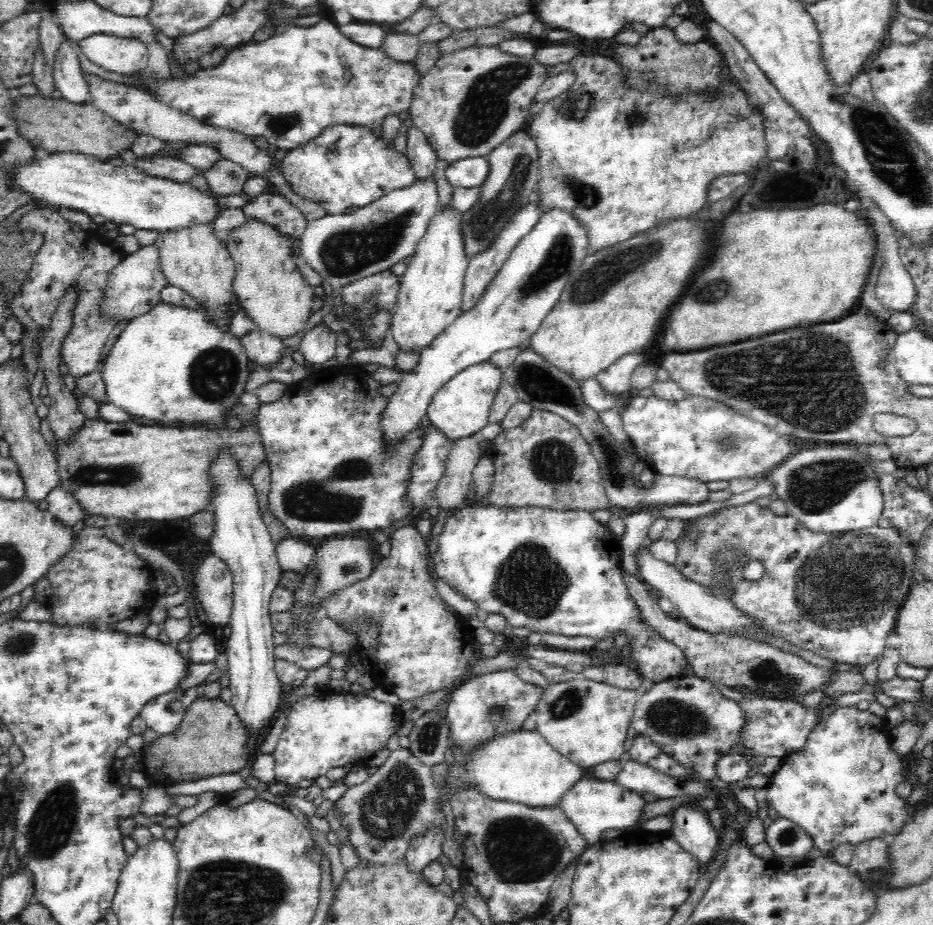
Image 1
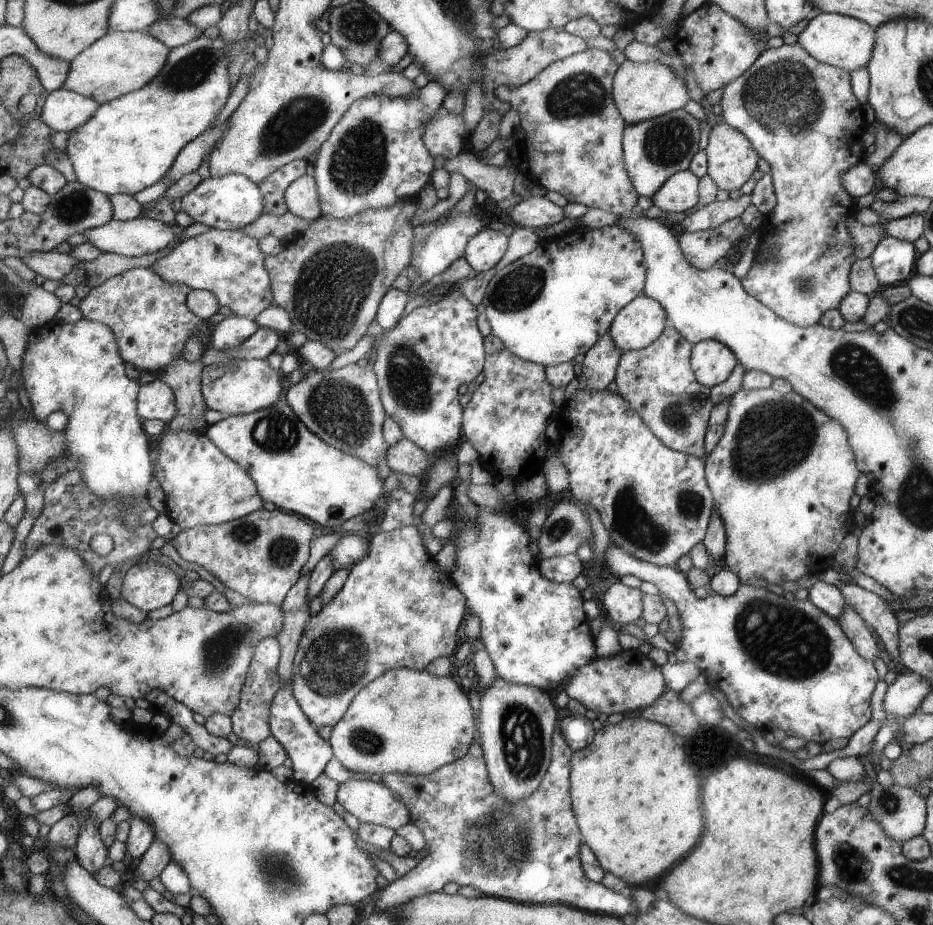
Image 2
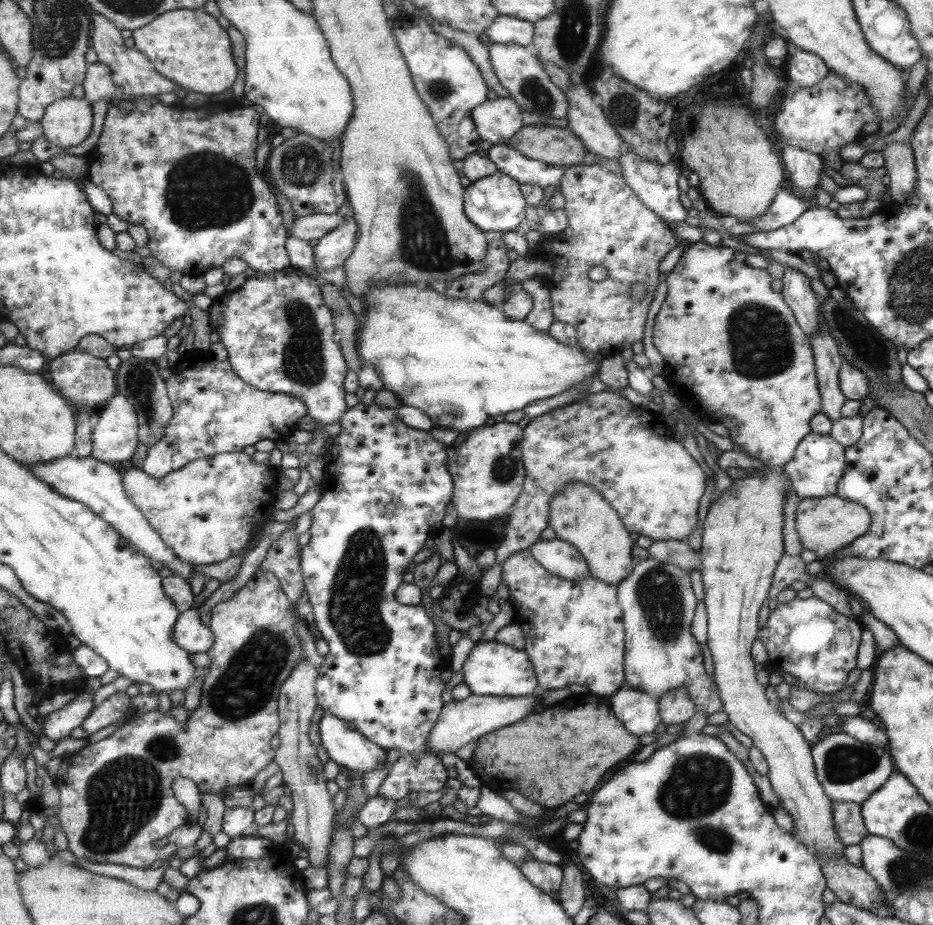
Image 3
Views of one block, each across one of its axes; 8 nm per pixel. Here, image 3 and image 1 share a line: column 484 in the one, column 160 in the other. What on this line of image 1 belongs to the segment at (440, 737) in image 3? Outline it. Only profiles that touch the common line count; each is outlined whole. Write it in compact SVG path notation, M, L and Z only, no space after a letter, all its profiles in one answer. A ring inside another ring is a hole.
M200 684L185 689L178 688L153 698L144 705L140 715L156 734L173 733L180 726L188 706L198 698L198 694L204 694L204 686Z

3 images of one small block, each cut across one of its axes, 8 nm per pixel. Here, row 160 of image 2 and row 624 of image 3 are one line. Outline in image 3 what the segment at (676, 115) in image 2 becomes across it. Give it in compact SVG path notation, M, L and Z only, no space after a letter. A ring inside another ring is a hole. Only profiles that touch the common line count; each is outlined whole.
M654 557L634 564L629 577L617 584L618 599L623 609L623 619L626 626L626 673L625 683L638 690L645 690L655 697L664 696L674 689L686 689L695 702L695 710L704 710L706 715L723 710L715 679L704 672L700 646L690 632L692 616L696 610L696 598L692 592L691 576L686 570L672 563L663 563Z

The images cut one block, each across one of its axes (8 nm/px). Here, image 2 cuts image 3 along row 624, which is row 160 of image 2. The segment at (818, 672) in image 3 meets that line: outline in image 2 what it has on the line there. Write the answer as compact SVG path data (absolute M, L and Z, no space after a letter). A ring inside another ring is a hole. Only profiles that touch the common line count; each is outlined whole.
M797 41L776 49L766 48L744 74L724 88L719 101L724 112L722 120L748 136L760 158L770 164L777 200L775 207L763 218L752 246L754 252L758 252L755 248L760 248L762 242L775 245L776 248L766 262L753 261L746 276L741 278L743 287L748 294L790 324L800 327L818 324L824 314L838 309L843 298L852 291L849 276L851 266L856 261L854 241L844 218L856 216L858 208L852 204L851 194L846 196L843 174L861 161L860 124L862 134L866 130L866 124L860 101L854 89L850 88L850 71L816 60Z

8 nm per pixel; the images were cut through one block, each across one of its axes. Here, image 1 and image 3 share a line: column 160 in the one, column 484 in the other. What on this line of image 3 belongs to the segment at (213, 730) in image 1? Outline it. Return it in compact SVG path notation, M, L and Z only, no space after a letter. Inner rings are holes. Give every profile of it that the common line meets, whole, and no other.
M590 693L578 706L574 696L574 700L569 699L558 706L547 707L543 713L530 712L514 721L514 724L485 734L478 740L474 755L467 763L482 785L497 792L516 790L531 802L551 811L572 802L581 793L590 796L600 788L606 770L612 770L620 760L626 760L630 754L634 754L634 750L638 750L638 746L640 737L632 734L620 718L612 714L608 697L598 698Z

